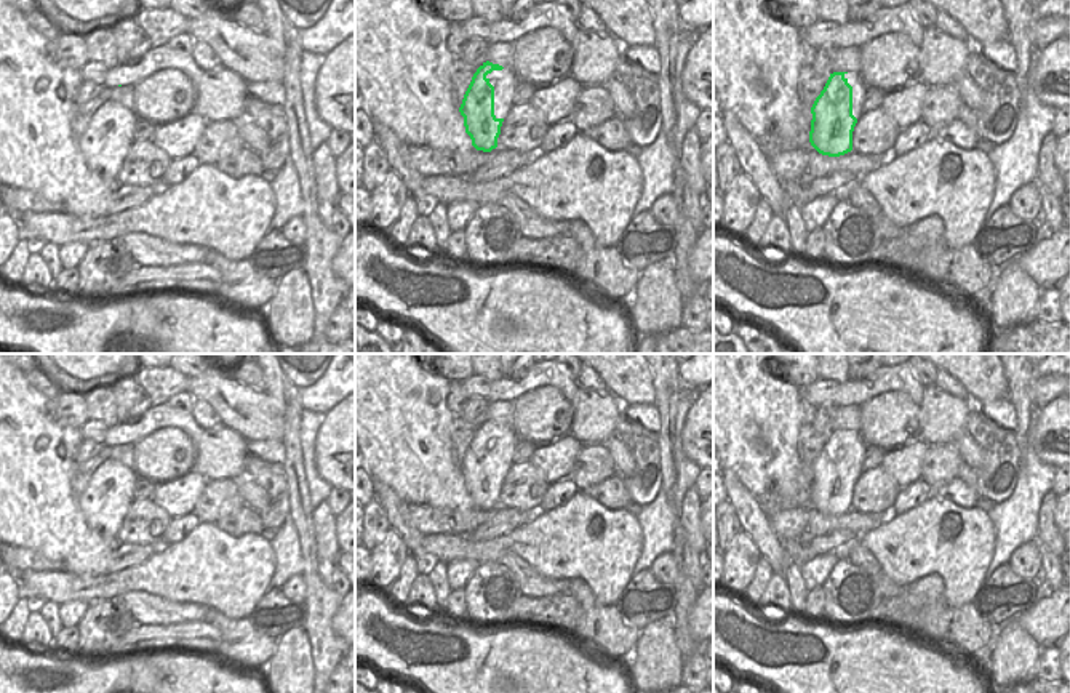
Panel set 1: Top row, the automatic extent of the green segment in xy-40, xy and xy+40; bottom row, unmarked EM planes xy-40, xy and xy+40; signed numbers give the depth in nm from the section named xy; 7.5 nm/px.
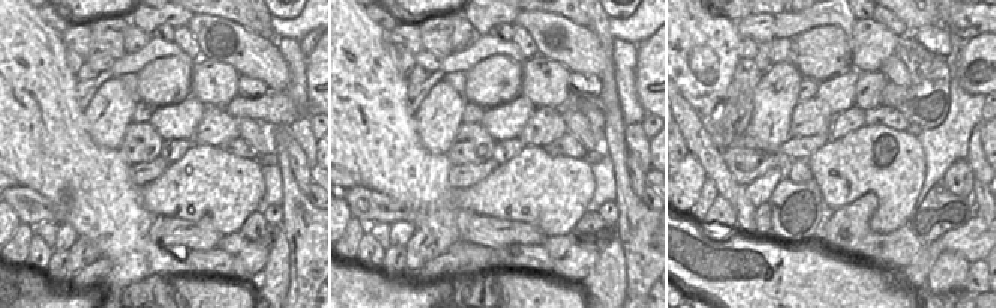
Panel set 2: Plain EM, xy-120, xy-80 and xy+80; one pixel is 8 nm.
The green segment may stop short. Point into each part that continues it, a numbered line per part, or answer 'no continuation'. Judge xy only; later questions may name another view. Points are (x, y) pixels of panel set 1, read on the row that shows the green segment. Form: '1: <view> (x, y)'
1: xy (448, 152)

